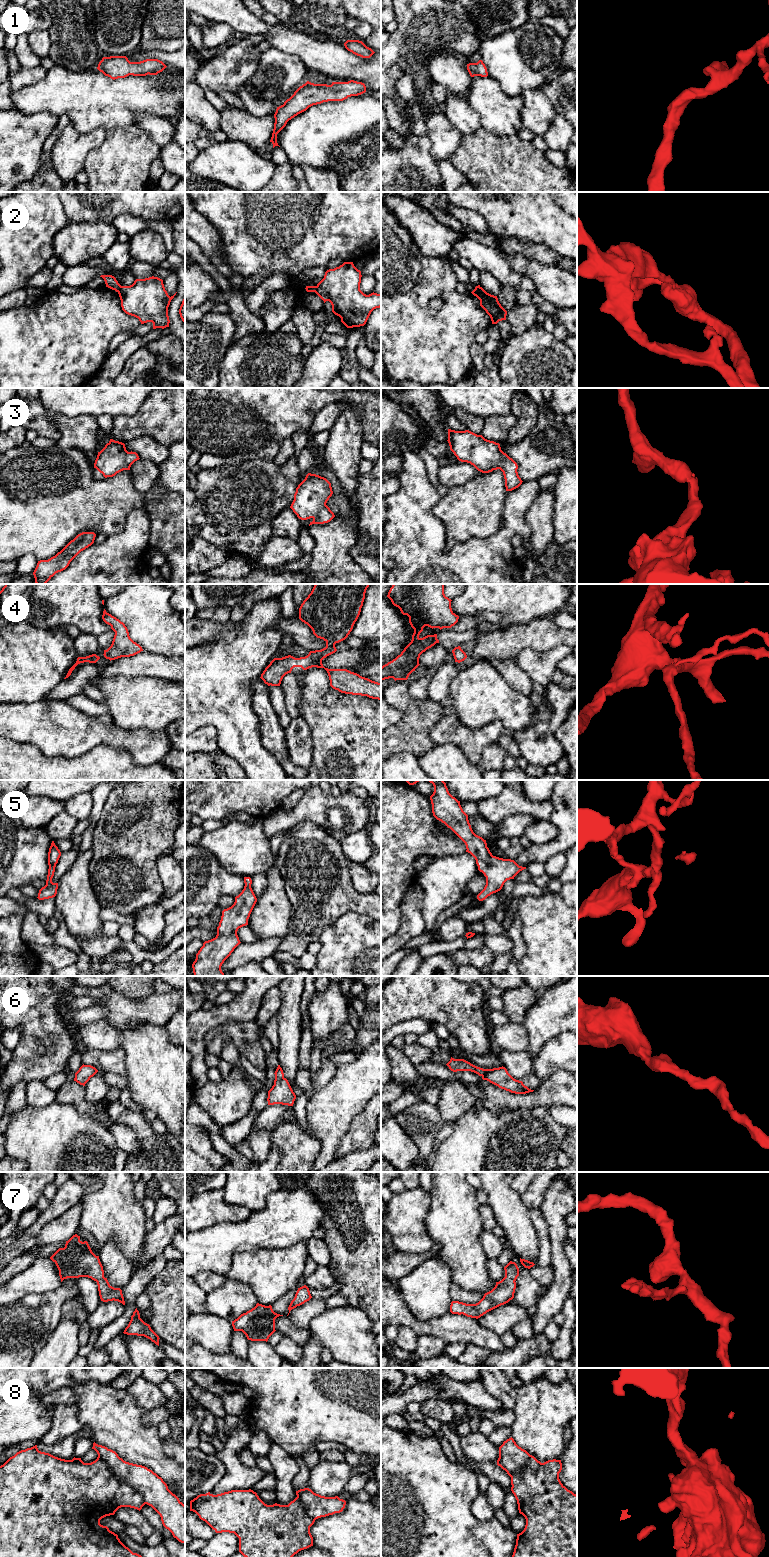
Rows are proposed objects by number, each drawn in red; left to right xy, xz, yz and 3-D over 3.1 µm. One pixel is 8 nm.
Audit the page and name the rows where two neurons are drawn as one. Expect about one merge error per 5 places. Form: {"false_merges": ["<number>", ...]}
{"false_merges": ["2"]}

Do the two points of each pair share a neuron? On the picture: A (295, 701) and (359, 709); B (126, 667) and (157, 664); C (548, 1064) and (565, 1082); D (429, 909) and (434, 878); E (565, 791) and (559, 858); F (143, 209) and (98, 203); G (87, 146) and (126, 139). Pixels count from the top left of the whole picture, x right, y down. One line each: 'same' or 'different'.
A: different
B: same
C: different
D: same
E: different
F: same
G: different

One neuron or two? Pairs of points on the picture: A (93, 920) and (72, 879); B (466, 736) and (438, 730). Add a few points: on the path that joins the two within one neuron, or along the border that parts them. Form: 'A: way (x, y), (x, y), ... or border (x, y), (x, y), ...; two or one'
A: way (83, 910), (75, 899), (75, 889); one
B: way (459, 735), (445, 730); one

